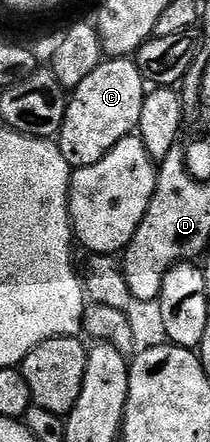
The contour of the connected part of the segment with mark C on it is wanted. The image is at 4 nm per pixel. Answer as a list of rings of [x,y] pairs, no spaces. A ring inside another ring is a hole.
[[[108,57],[100,62],[98,67],[84,81],[70,91],[66,117],[62,121],[62,129],[58,136],[58,146],[62,157],[66,157],[69,167],[85,167],[94,165],[94,161],[102,161],[118,141],[127,135],[133,134],[140,126],[142,117],[142,101],[146,94],[146,77],[138,69],[135,58]]]

